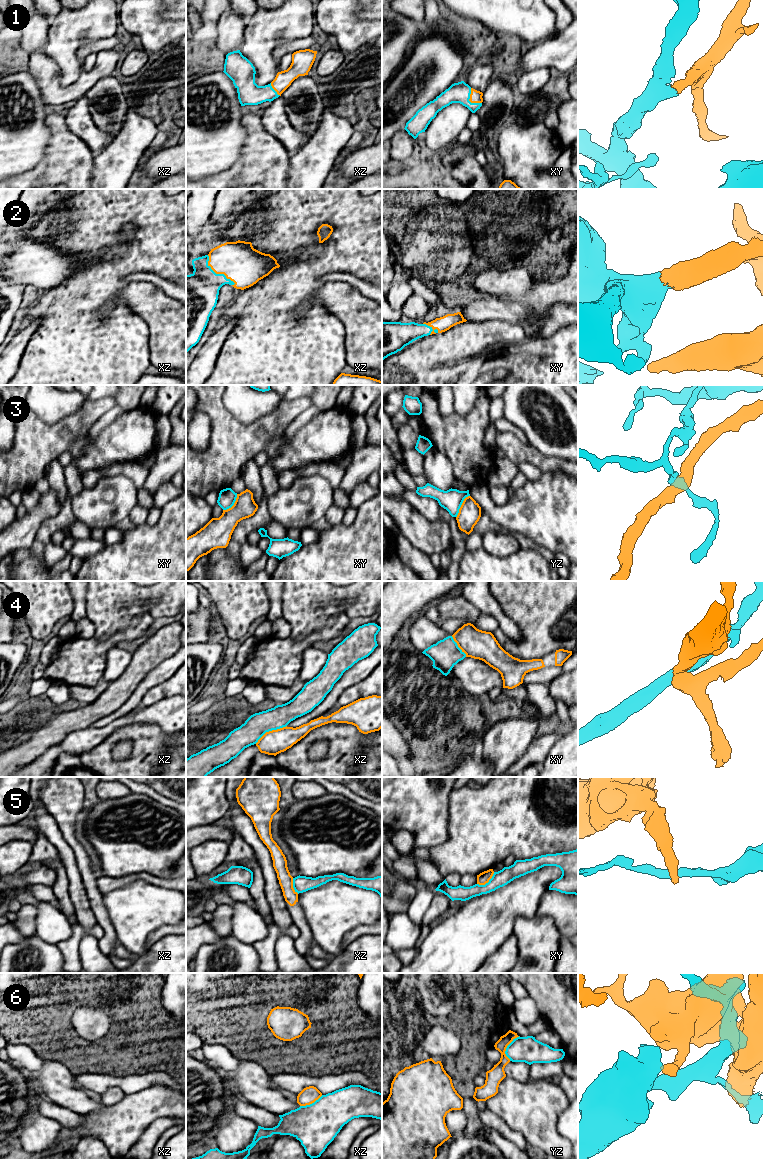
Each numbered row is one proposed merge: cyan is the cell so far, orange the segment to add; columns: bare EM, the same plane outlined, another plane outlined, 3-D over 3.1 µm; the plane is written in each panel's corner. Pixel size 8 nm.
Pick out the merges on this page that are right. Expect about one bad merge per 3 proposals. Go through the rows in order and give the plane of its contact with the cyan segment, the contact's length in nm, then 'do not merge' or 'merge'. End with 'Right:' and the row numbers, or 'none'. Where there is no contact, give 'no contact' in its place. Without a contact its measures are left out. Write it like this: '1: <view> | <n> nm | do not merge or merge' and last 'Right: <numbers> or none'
1: xy | 160 nm | merge
2: xz | 320 nm | merge
3: yz | 220 nm | do not merge
4: xz | 300 nm | do not merge
5: xy | 170 nm | do not merge
6: yz | 220 nm | do not merge
Right: 1, 2

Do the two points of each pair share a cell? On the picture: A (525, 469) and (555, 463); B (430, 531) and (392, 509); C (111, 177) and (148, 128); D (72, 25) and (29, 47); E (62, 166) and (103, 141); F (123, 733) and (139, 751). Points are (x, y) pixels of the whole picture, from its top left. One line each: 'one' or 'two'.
A: two
B: one
C: one
D: two
E: two
F: one

